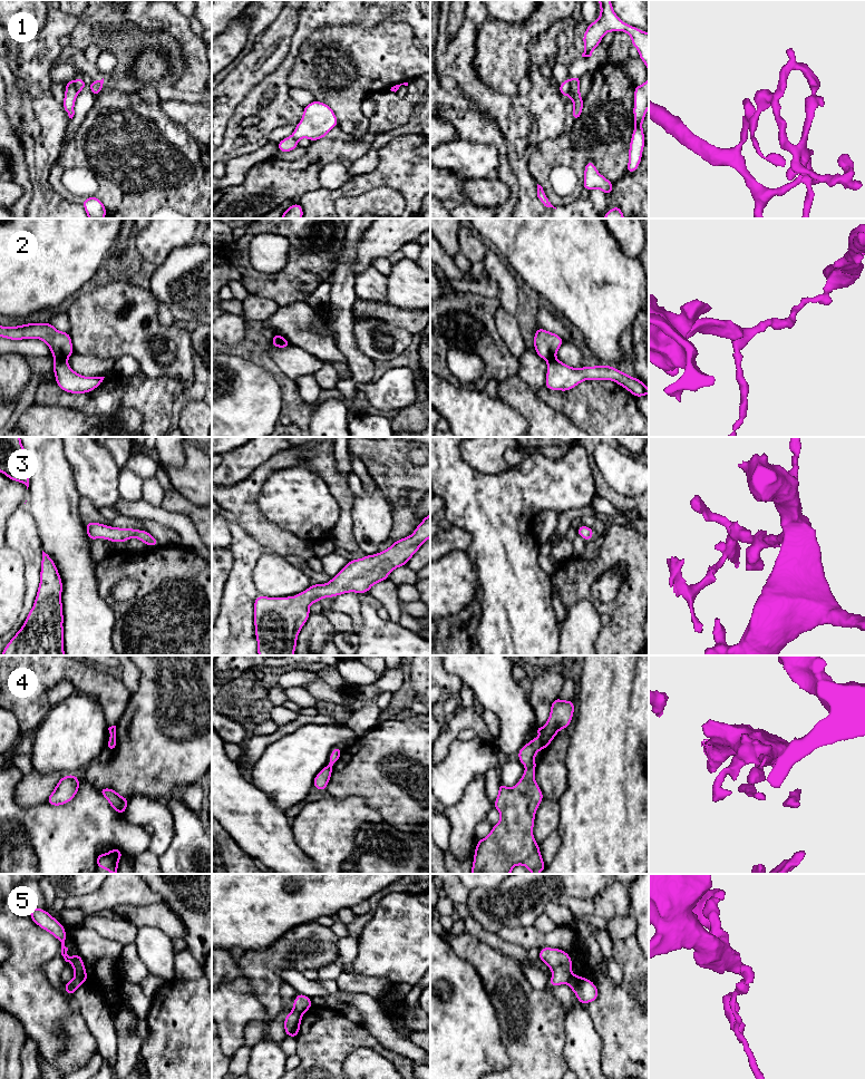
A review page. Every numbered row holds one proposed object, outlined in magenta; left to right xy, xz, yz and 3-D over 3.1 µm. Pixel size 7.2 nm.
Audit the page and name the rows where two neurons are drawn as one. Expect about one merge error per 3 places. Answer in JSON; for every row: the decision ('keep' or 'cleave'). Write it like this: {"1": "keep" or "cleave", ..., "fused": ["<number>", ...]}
{"1": "cleave", "2": "cleave", "3": "keep", "4": "cleave", "5": "cleave", "fused": ["1", "2", "4", "5"]}

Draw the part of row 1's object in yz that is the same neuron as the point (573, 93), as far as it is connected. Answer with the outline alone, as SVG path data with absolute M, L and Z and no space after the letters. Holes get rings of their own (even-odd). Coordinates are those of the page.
M581 76L572 77L570 89L566 93L566 96L568 96L573 101L572 117L574 121L581 117L583 109L583 98L580 95L580 79Z

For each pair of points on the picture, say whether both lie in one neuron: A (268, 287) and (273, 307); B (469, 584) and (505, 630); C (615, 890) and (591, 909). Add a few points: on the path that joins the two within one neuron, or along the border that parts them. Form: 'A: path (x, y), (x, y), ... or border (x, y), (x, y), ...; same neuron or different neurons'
A: border (258, 295), (269, 298), (280, 307); different neurons
B: border (476, 575), (479, 586); different neurons
C: path (610, 895), (596, 906); same neuron

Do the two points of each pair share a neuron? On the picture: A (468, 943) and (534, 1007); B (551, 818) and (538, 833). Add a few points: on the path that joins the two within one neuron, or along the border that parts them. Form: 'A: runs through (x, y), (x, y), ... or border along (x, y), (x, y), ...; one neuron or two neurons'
A: runs through (485, 960), (517, 995); one neuron
B: runs through (547, 822), (542, 829); one neuron

